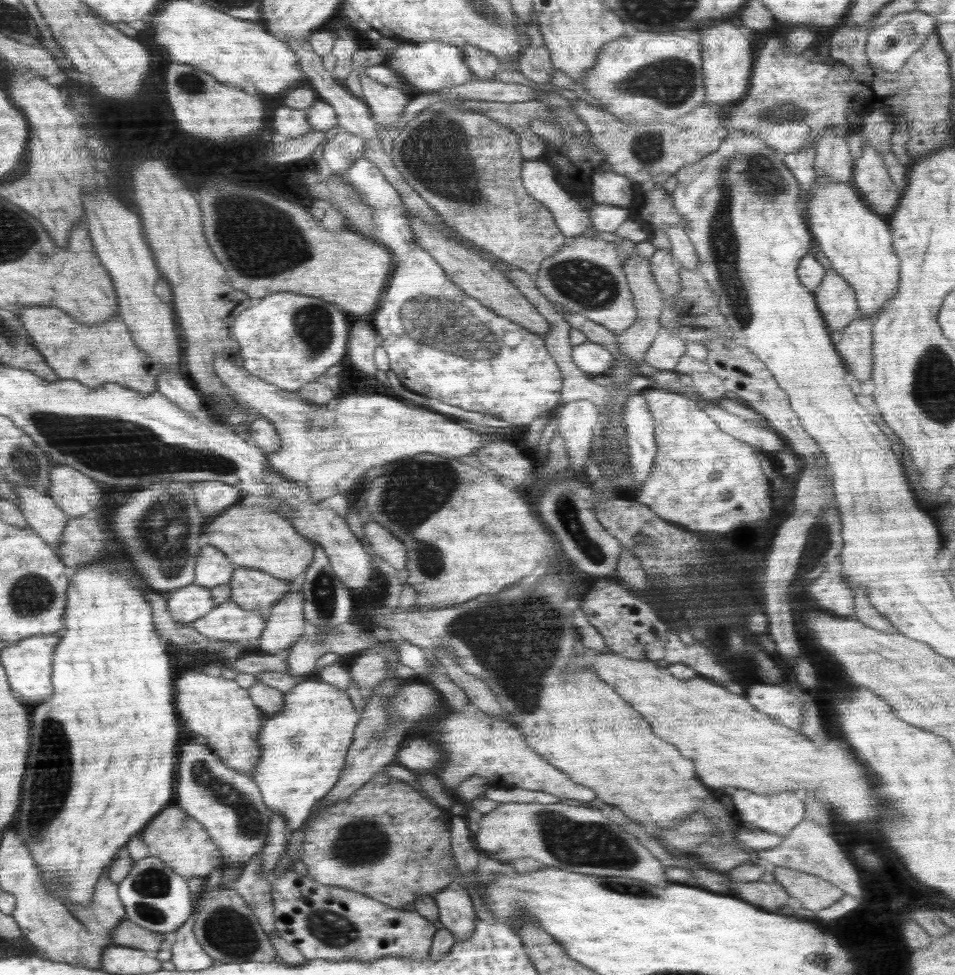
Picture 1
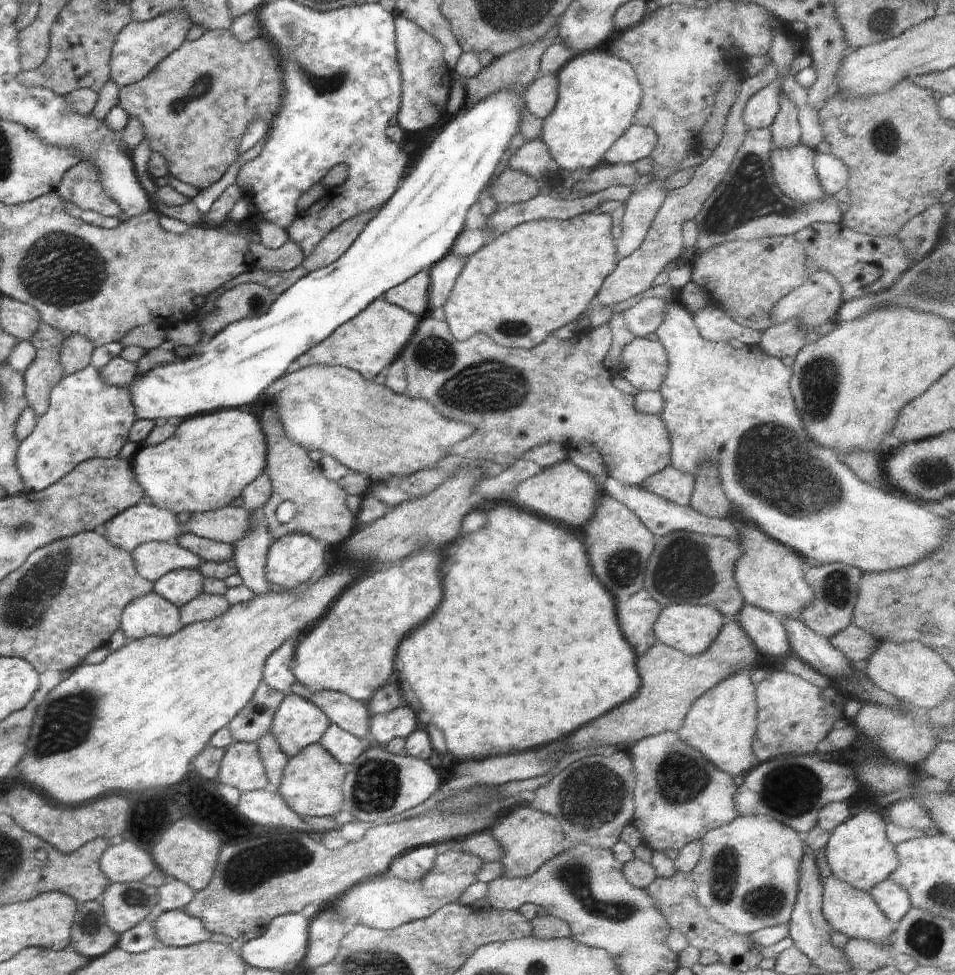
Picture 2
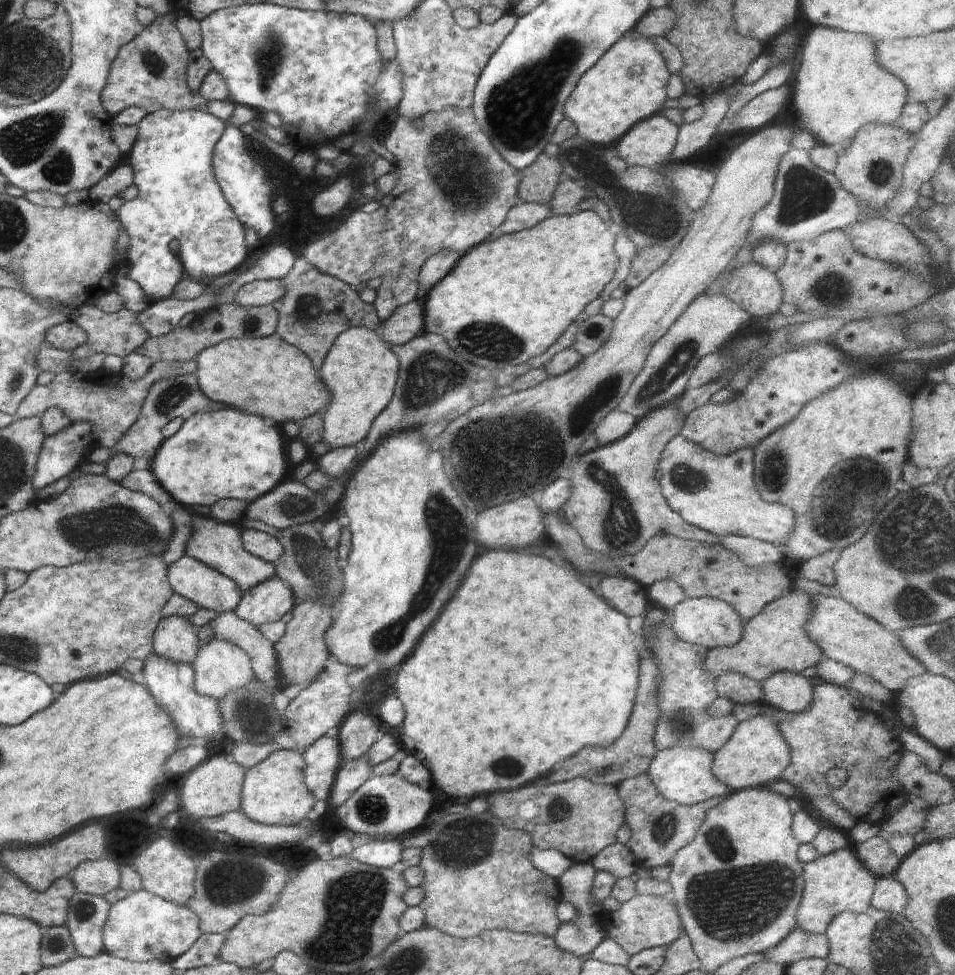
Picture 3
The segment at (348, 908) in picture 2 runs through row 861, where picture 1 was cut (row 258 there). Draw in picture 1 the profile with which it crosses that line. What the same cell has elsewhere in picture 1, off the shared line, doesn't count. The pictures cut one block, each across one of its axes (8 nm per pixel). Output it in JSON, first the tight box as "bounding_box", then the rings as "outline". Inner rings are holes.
{"bounding_box":[407,210,550,336],"outline":[[[407,210],[410,228],[413,230],[417,244],[422,246],[434,260],[438,261],[439,266],[447,278],[458,285],[468,296],[474,297],[480,304],[489,308],[492,312],[506,317],[522,325],[526,330],[546,336],[550,332],[550,323],[546,317],[538,312],[532,303],[520,292],[514,284],[493,264],[484,260],[480,254],[460,247],[455,241],[444,239],[436,230],[430,226],[424,225],[417,217],[412,217]]]}

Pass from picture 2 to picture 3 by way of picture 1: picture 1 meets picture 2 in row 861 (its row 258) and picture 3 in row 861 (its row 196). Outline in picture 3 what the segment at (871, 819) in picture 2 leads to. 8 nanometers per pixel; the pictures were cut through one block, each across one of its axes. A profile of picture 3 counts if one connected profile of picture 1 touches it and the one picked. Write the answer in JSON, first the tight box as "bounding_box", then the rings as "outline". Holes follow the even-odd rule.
{"bounding_box":[796,846,876,934],"outline":[[[849,846],[819,856],[803,865],[805,882],[796,909],[797,926],[806,932],[825,934],[828,923],[841,912],[865,913],[871,906],[876,876],[868,870]]]}

